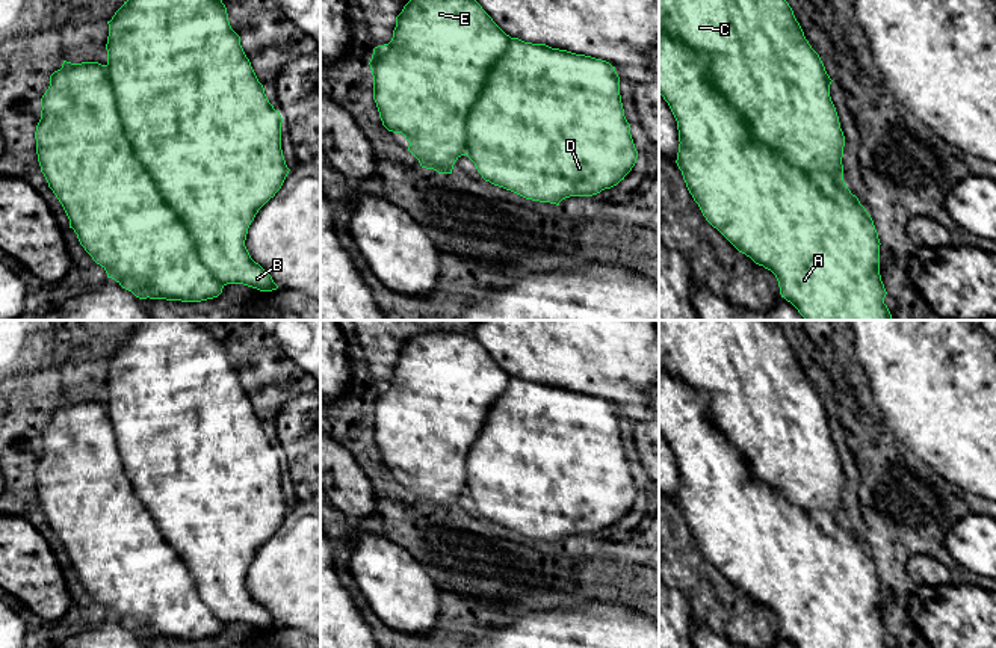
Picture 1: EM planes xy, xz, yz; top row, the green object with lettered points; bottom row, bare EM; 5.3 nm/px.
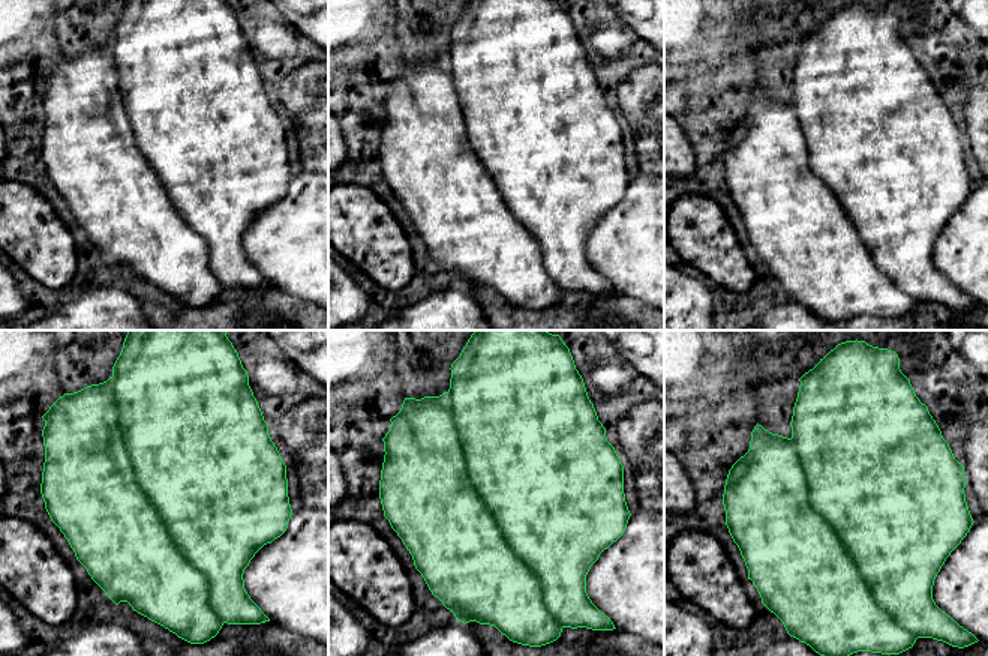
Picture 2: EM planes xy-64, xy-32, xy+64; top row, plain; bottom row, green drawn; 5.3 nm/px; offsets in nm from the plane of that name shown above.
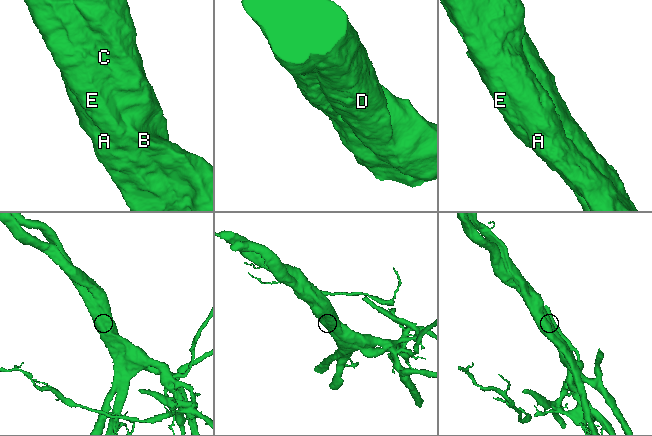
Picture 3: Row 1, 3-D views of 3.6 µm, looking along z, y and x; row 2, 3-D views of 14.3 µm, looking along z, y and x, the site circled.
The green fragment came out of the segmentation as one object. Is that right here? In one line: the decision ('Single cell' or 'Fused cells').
Fused cells

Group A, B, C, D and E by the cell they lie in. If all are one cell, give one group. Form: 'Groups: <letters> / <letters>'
Groups: A E / B C D

